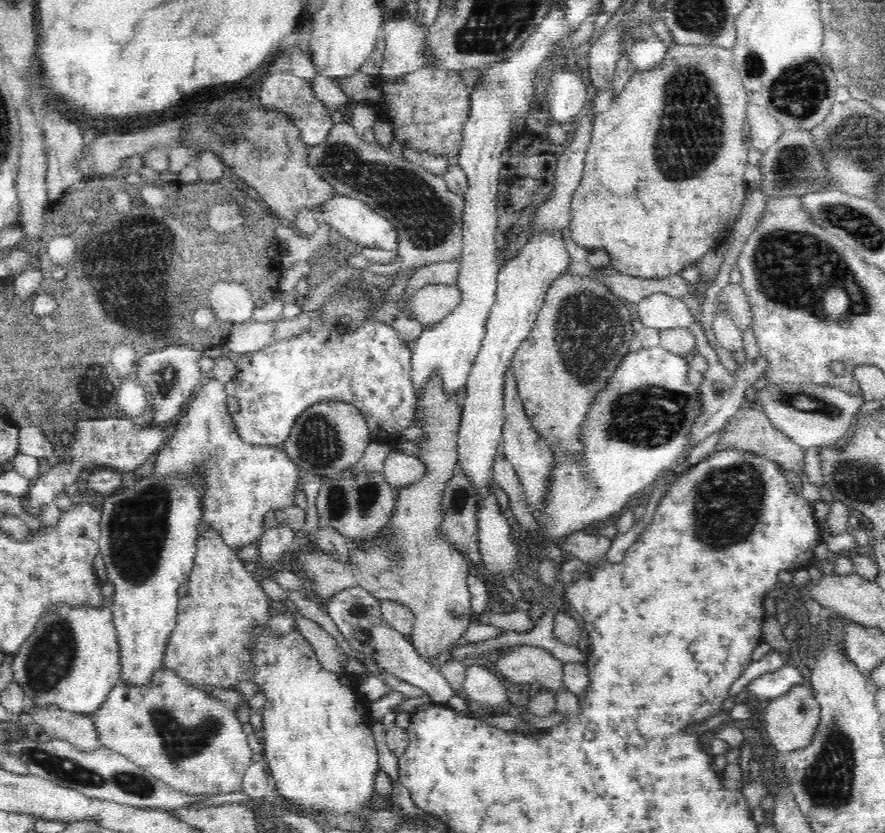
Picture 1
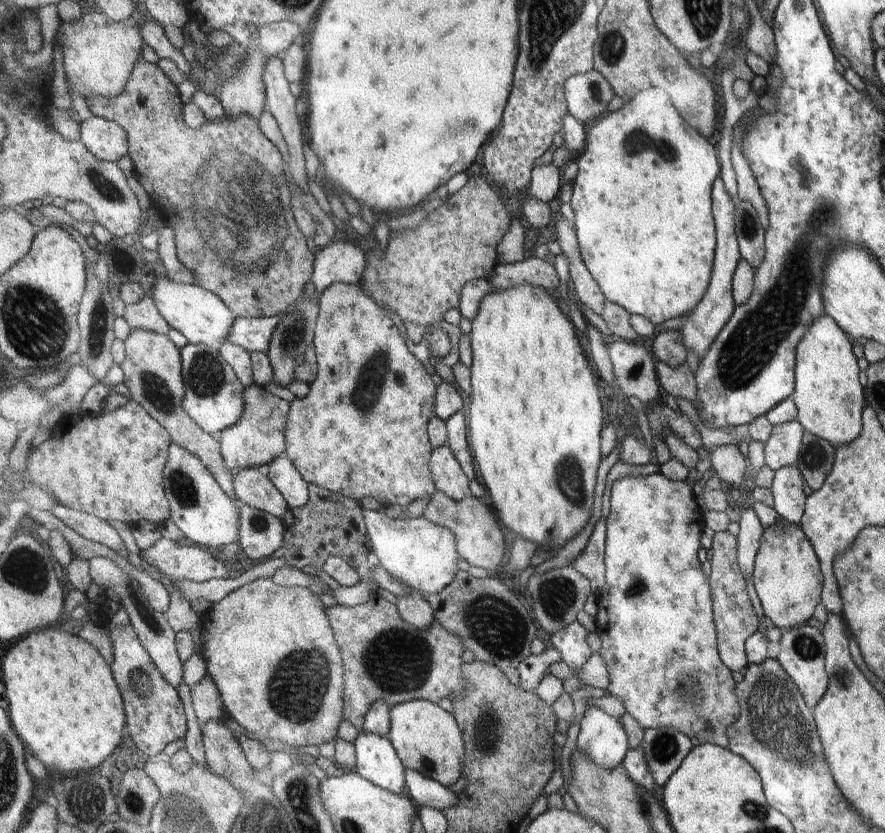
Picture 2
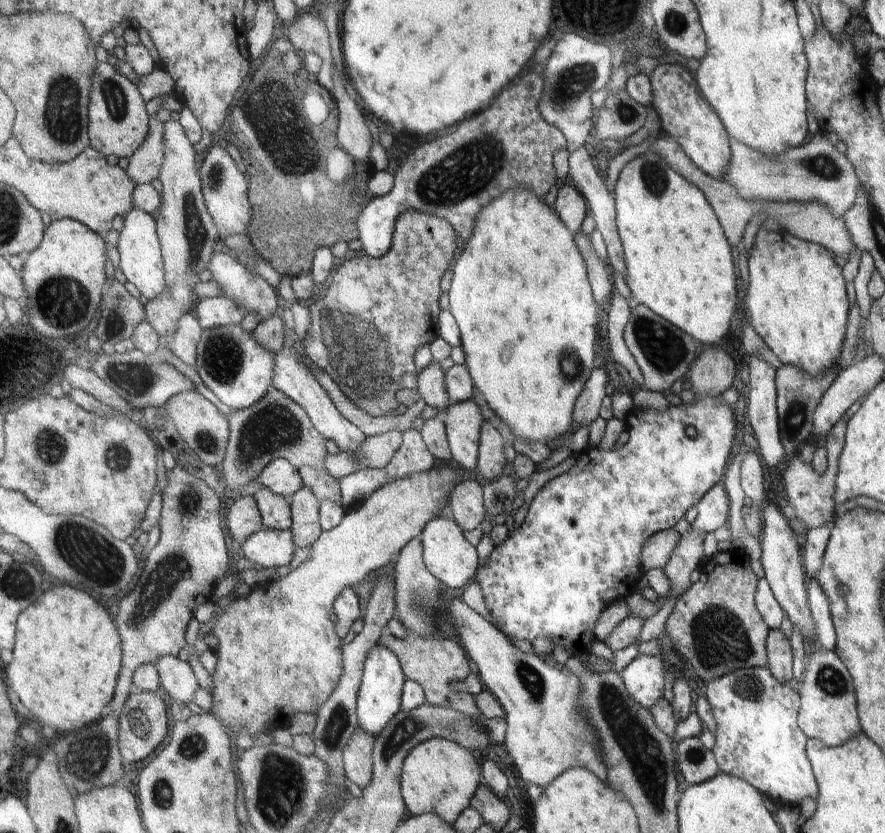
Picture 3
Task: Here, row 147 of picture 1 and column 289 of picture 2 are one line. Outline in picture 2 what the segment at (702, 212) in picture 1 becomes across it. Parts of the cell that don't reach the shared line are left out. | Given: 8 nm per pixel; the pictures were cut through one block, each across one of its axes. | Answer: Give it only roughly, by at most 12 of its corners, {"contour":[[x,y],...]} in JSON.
{"contour":[[307,587],[214,603],[200,655],[227,712],[291,750],[337,738],[345,666]]}

